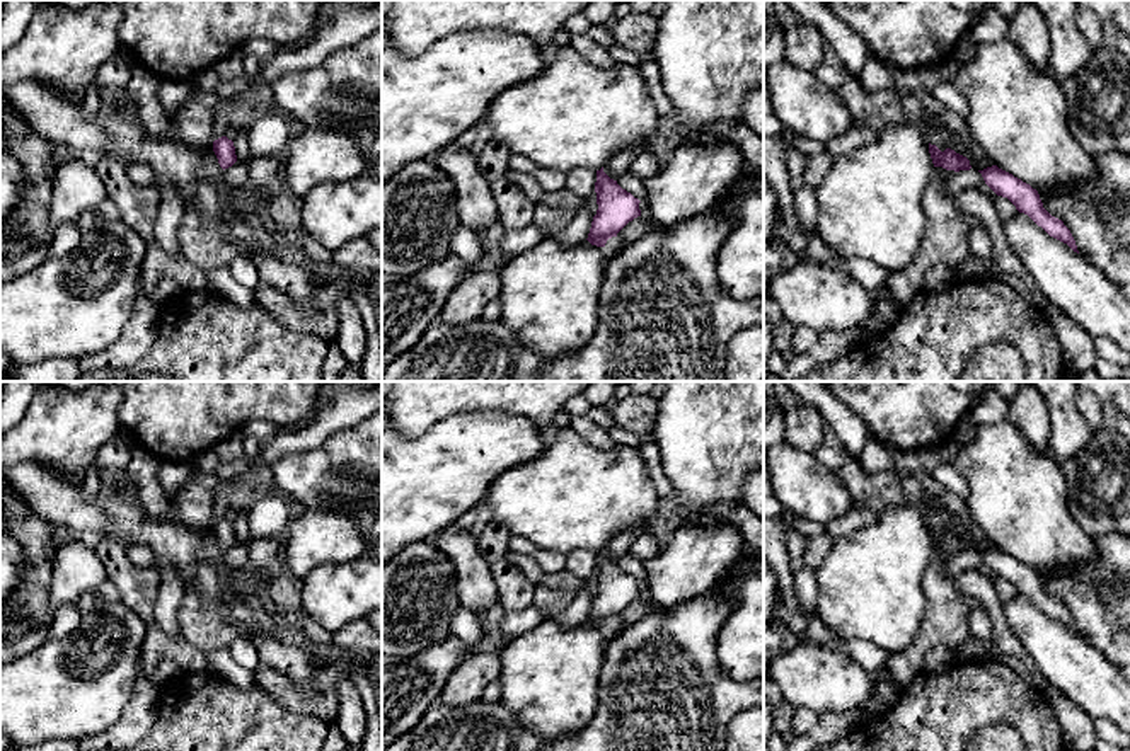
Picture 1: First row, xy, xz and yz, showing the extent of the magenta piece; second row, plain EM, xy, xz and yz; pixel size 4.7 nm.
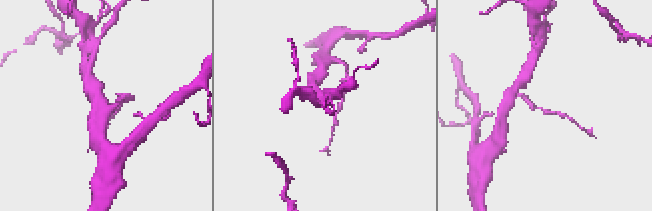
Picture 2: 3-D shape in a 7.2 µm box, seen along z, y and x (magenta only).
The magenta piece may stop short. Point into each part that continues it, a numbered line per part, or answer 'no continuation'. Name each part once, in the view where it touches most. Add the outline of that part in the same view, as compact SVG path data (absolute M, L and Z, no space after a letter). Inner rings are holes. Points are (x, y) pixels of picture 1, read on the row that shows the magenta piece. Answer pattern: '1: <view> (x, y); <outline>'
no continuation

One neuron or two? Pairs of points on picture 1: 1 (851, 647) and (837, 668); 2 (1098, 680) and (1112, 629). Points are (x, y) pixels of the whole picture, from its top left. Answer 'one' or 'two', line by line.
1: two
2: two

